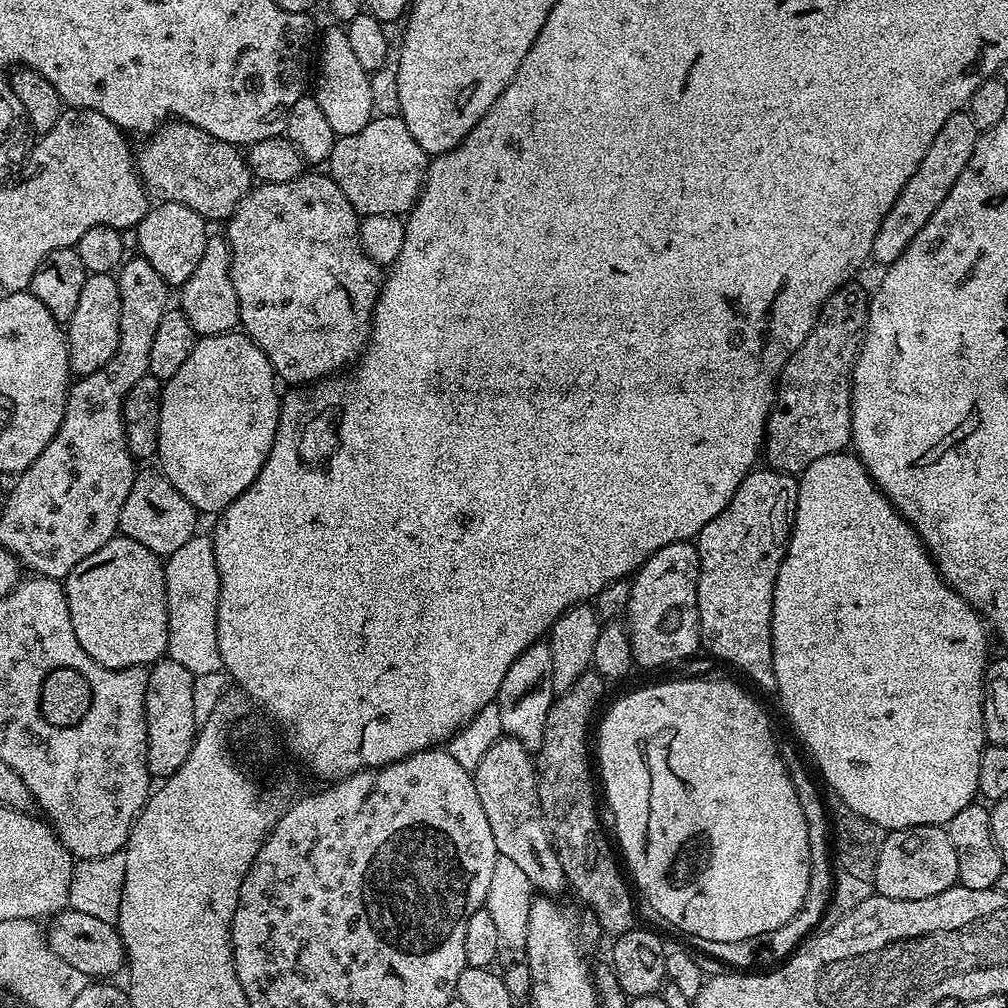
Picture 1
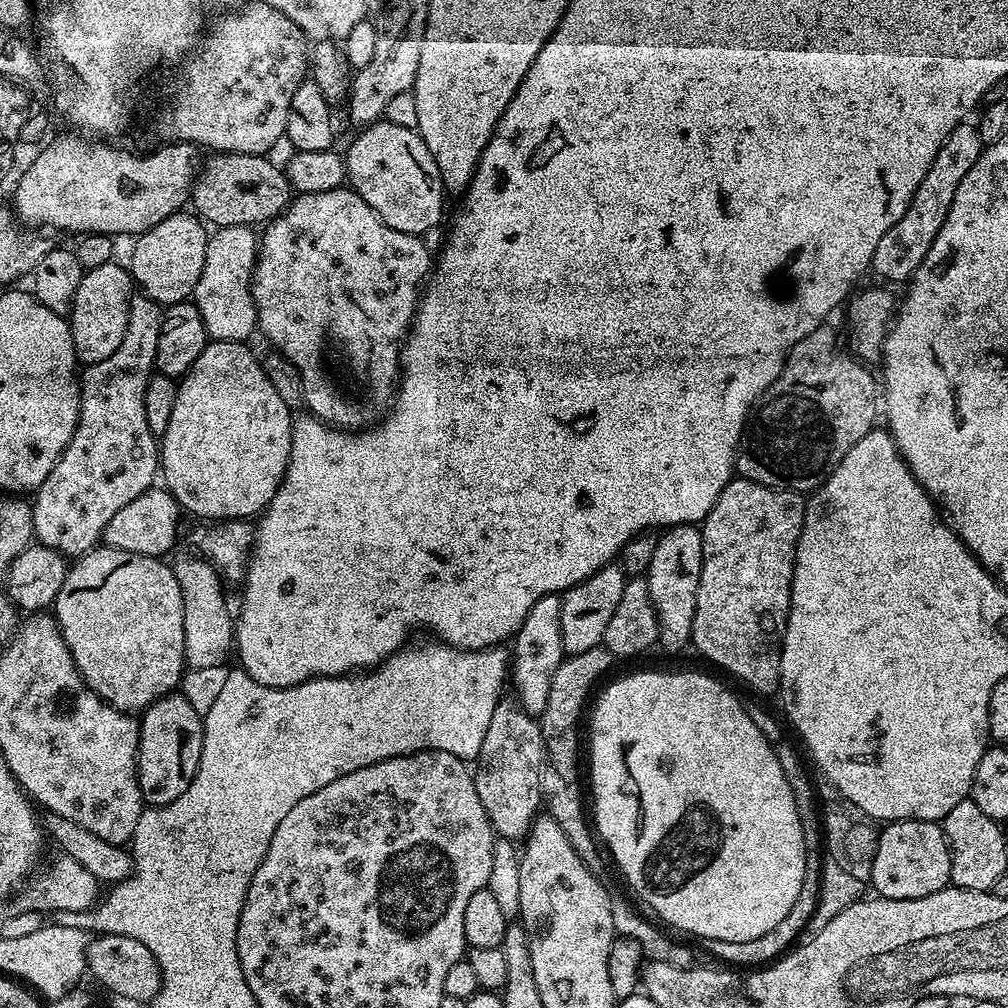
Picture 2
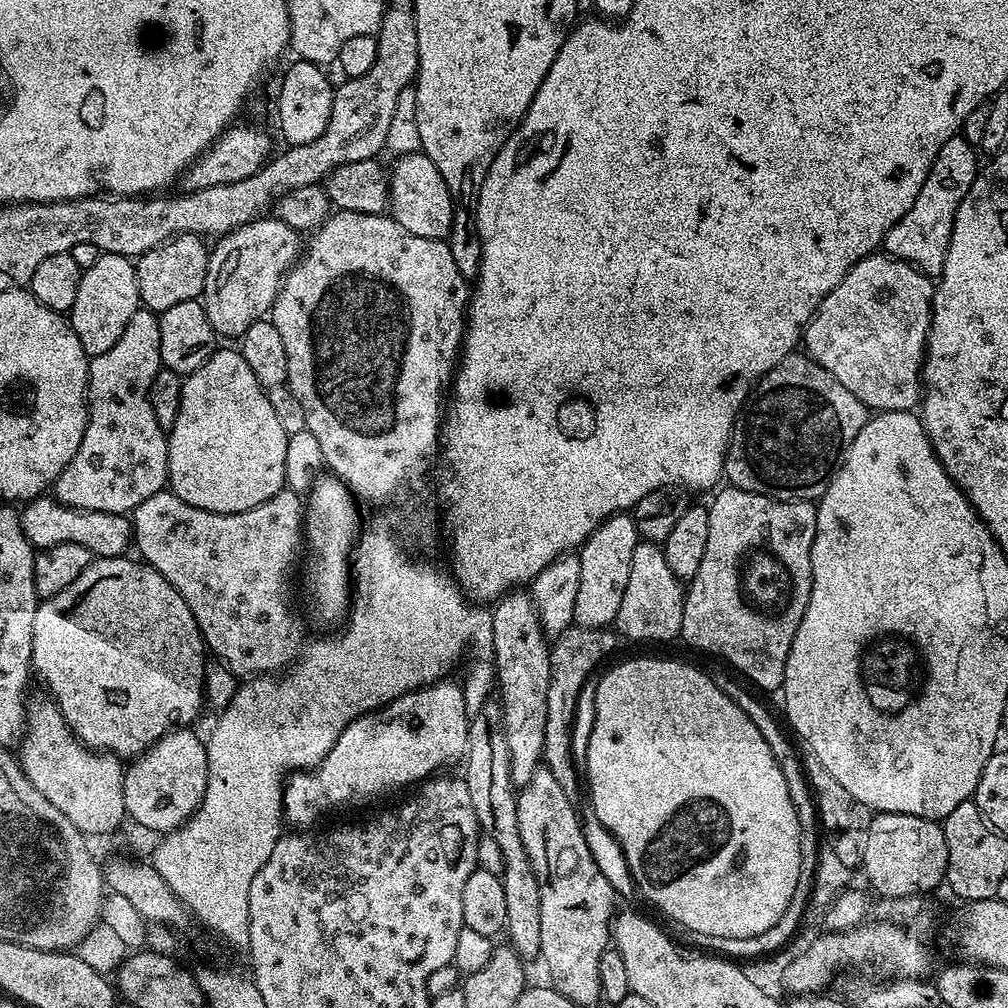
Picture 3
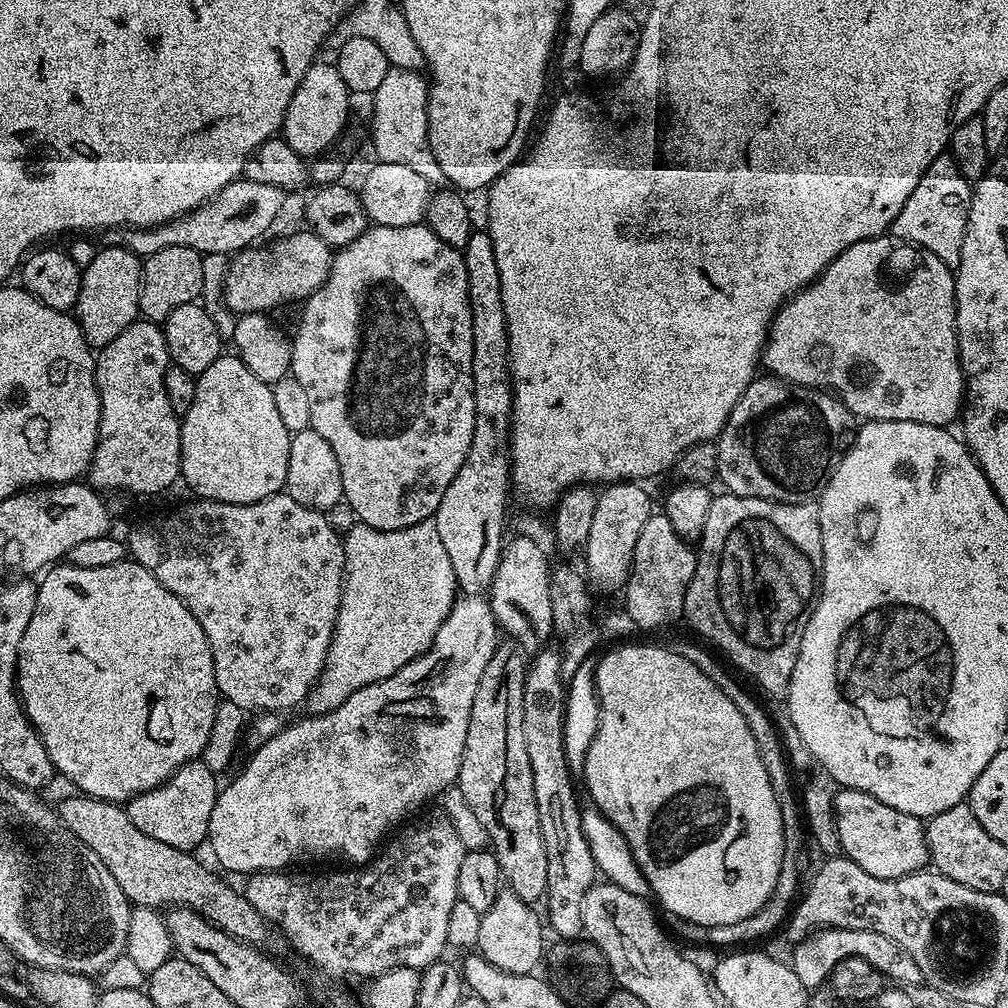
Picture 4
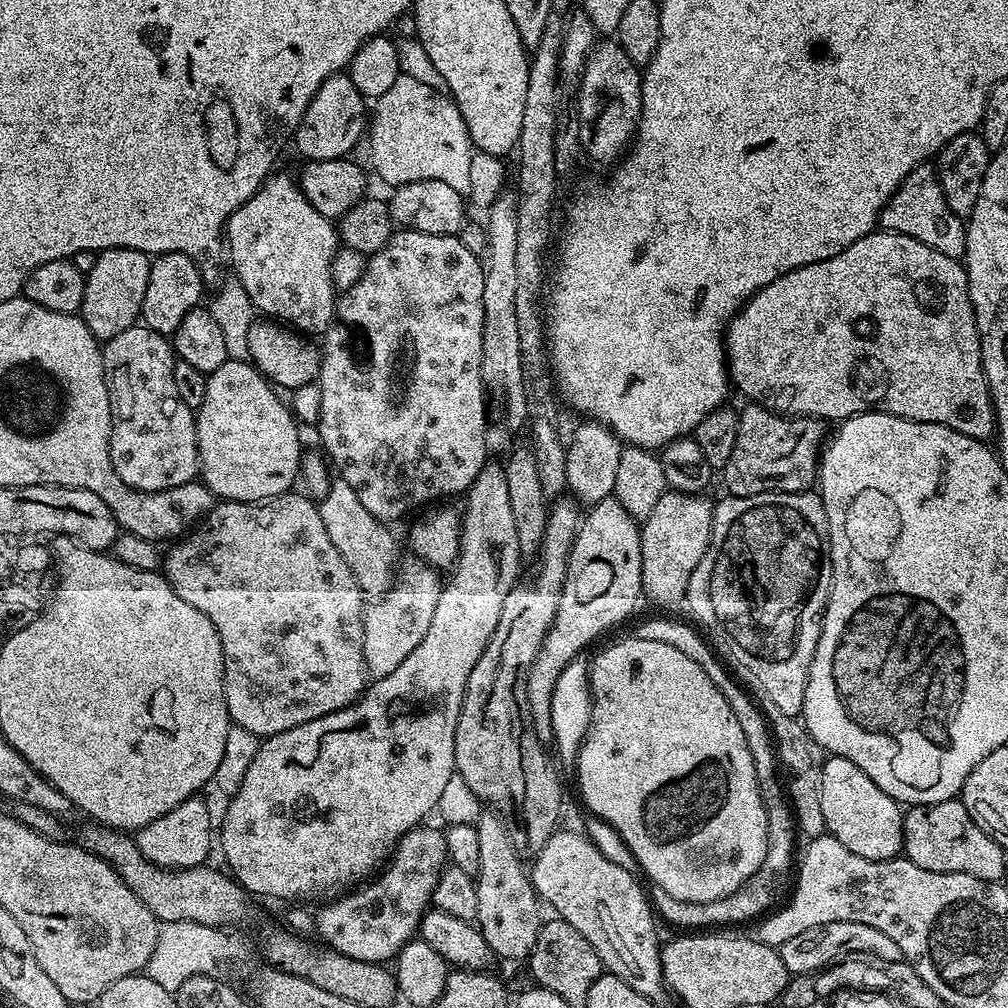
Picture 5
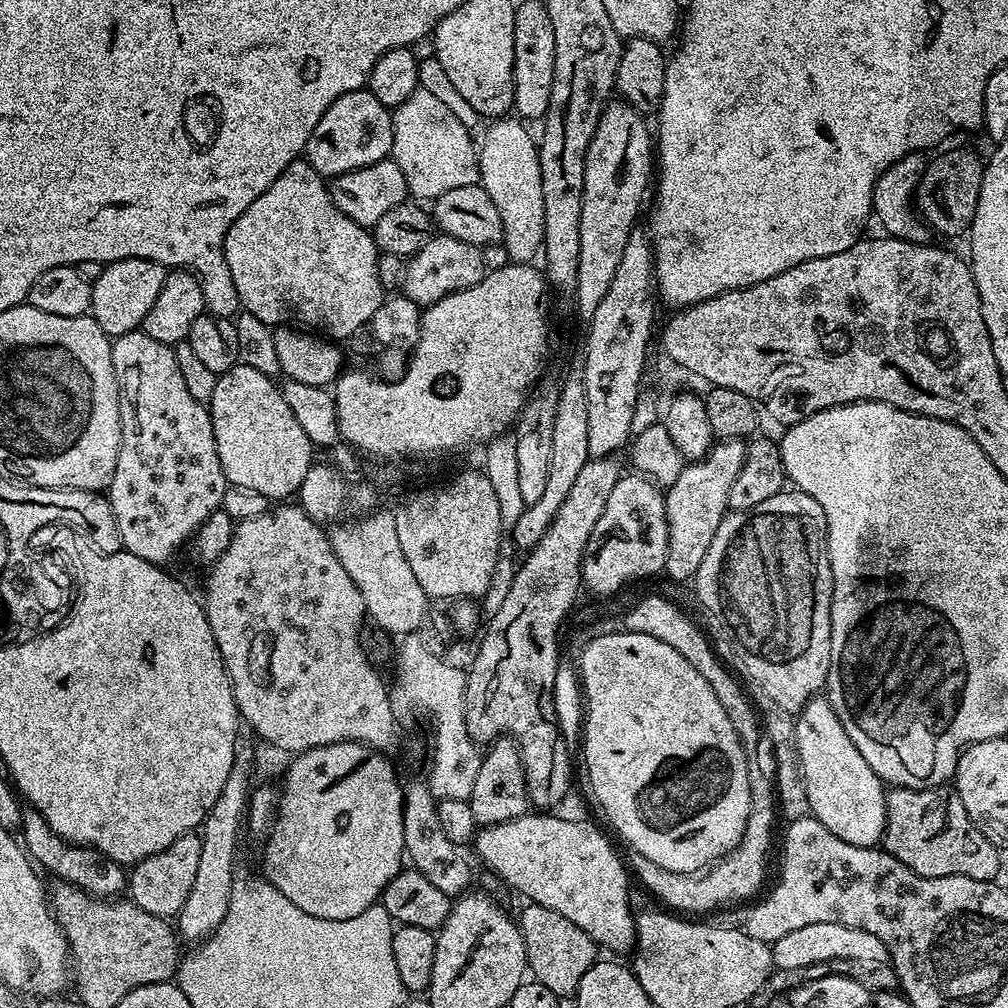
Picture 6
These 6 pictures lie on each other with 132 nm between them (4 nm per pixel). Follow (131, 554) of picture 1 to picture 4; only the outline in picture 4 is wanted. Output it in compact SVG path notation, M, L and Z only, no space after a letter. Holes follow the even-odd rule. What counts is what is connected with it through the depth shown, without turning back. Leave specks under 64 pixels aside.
M131 558L119 560L114 566L97 568L75 568L70 563L60 562L49 567L42 577L44 581L39 581L36 589L34 615L31 616L30 626L26 626L26 634L22 634L22 642L18 646L16 691L20 703L24 706L28 721L42 738L42 746L46 746L46 754L53 769L59 775L61 772L76 787L73 789L96 800L111 800L113 804L123 805L140 793L154 790L165 780L169 780L184 764L201 759L204 747L210 739L218 703L214 658L210 654L206 634L202 634L198 618L190 614L187 606L174 594L170 594L170 590L166 590L162 582L158 582L158 578L150 574L150 570Z

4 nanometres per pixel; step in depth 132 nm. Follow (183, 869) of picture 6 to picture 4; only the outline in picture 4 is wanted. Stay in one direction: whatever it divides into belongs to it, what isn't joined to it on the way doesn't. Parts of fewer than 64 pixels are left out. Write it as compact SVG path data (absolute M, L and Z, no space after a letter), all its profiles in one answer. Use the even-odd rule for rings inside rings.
M201 759L192 760L154 790L142 792L127 801L130 822L134 822L134 826L138 826L142 834L150 834L150 838L158 838L158 842L166 842L166 846L192 852L208 839L210 814L214 811L218 791L216 780L217 773L208 769Z

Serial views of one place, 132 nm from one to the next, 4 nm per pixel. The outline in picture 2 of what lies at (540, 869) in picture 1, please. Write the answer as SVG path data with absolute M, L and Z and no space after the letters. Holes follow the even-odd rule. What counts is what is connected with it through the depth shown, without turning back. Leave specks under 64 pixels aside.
M501 698L498 702L486 738L482 738L476 766L474 779L478 798L482 798L493 833L513 842L523 841L542 808L540 773L544 766L544 739L539 719L521 708L519 700Z

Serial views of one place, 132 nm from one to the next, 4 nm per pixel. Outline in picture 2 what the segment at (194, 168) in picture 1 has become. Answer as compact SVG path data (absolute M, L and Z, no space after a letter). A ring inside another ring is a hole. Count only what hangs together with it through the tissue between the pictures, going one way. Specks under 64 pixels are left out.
M217 152L209 155L209 157L205 164L203 161L202 167L196 173L196 180L192 183L190 197L190 204L194 209L195 215L209 225L216 228L225 228L226 226L263 226L277 216L279 212L284 211L288 207L288 203L294 198L292 184L288 181L287 175L281 169L279 172L268 161L269 157L267 155L251 156L250 154Z

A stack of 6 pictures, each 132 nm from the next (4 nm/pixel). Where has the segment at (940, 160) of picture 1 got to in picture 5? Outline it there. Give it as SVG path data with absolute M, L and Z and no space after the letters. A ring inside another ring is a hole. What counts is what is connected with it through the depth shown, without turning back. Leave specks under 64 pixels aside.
M931 163L919 164L898 186L898 190L888 200L888 204L880 211L879 227L886 232L897 232L903 236L914 238L934 250L938 254L946 254L946 258L963 261L966 250L966 224L961 217L950 210L946 198L942 194L940 179L936 177L935 167Z

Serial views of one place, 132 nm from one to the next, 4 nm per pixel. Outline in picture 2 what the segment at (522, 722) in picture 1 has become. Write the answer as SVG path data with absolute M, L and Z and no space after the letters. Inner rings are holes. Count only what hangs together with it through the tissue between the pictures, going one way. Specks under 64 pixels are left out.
M547 596L546 598L538 598L538 602L534 602L534 606L530 606L530 614L526 614L526 622L522 622L522 626L517 630L514 637L514 643L510 648L510 688L513 688L515 699L519 700L521 708L525 708L531 716L539 718L546 710L546 698L550 694L550 682L554 678L554 670L558 670L558 666L563 662L566 653L562 646L562 606L560 605L560 596Z

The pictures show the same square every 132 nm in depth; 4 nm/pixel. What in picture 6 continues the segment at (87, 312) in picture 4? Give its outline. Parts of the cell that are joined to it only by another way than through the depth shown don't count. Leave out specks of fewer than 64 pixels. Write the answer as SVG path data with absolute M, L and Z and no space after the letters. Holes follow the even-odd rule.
M126 258L105 264L98 282L92 284L90 315L109 338L137 331L143 325L146 314L150 314L150 306L154 306L154 298L158 298L158 290L162 290L165 275L163 264L142 258Z

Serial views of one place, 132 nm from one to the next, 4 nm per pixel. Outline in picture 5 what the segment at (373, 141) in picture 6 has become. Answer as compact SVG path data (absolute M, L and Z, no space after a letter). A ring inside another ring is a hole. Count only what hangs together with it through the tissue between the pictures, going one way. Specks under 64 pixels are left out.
M337 74L326 78L322 86L314 94L310 106L306 106L306 114L302 114L302 122L294 137L294 145L304 155L305 161L339 160L347 157L356 143L366 136L366 101L358 90L354 90L354 82L346 74Z

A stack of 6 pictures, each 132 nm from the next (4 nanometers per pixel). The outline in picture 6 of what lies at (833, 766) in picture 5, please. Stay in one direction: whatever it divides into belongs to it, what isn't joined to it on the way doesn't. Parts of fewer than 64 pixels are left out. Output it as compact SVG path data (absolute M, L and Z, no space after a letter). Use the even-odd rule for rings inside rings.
M813 698L795 717L796 756L804 776L809 813L830 834L838 834L850 846L875 848L883 841L886 826L886 785L870 770L870 762L858 754L850 734L842 730L838 714L827 698Z

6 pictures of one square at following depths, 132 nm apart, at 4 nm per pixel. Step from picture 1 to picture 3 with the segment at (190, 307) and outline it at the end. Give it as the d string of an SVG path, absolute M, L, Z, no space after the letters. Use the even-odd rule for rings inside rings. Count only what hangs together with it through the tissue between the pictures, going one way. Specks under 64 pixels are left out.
M275 218L255 220L219 237L208 254L202 293L206 318L210 318L217 337L240 338L252 323L265 319L272 311L284 277L301 255L301 233Z

